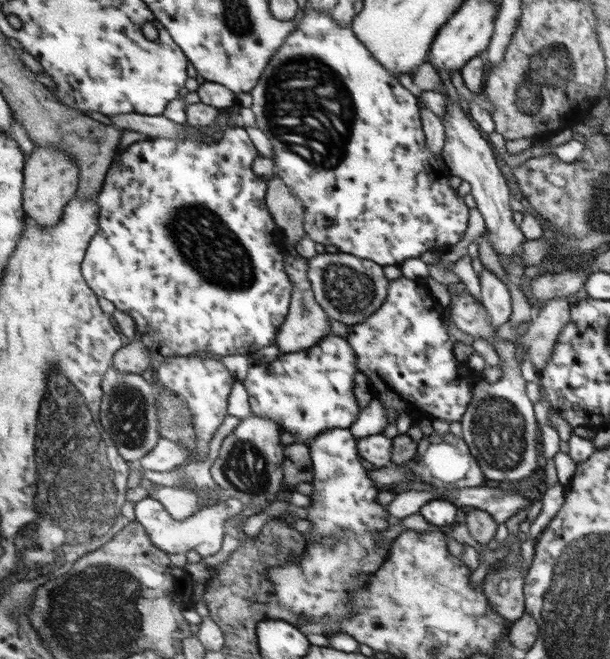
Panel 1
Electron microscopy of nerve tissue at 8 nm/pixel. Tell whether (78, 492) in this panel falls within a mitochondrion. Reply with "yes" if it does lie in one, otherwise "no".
yes

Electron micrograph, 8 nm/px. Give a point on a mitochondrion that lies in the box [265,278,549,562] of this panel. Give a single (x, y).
(498, 429)

